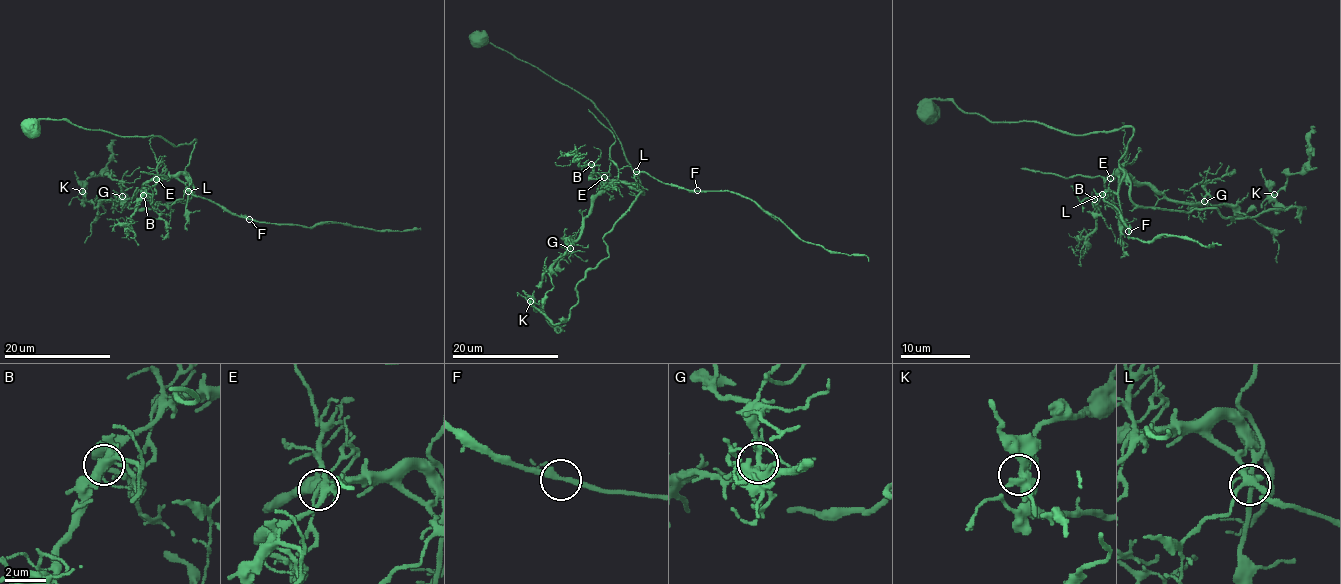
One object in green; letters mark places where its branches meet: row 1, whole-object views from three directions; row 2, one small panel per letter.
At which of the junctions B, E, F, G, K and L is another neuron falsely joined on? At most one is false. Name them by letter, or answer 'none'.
E

